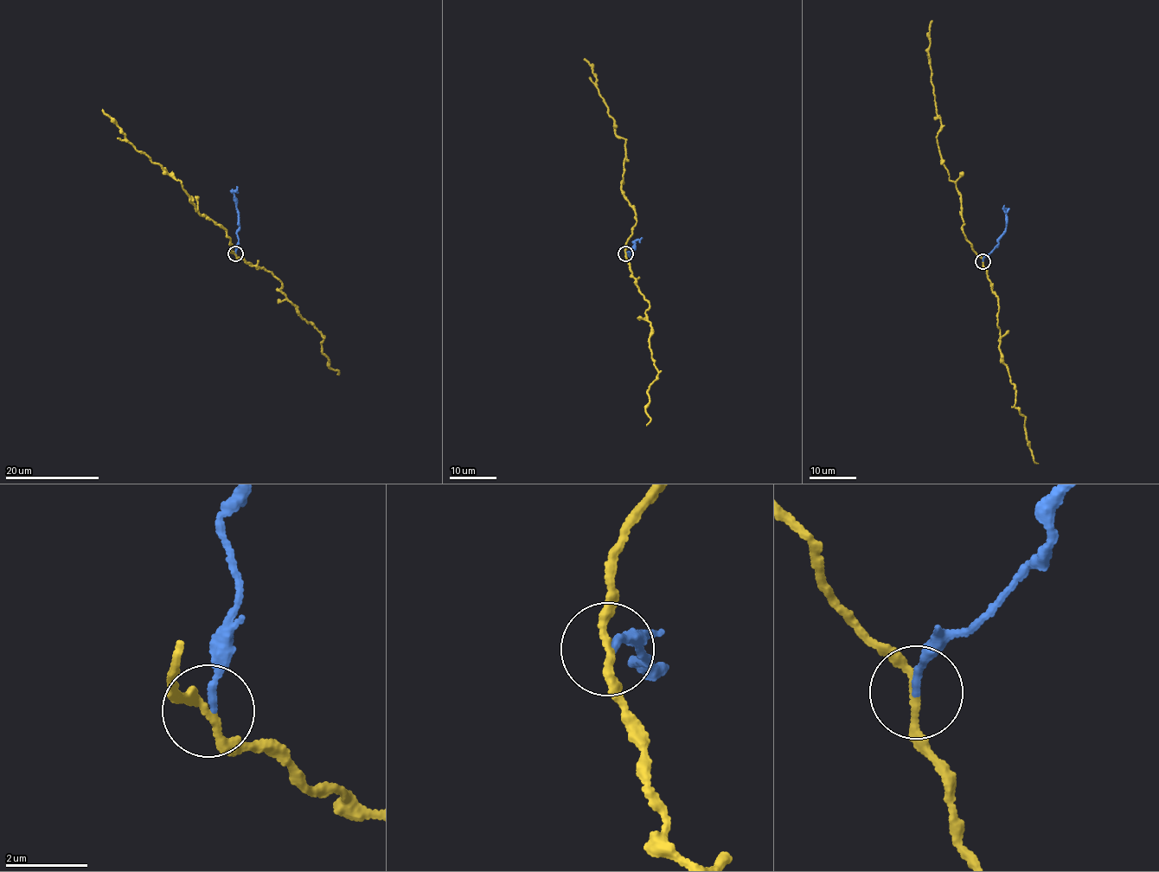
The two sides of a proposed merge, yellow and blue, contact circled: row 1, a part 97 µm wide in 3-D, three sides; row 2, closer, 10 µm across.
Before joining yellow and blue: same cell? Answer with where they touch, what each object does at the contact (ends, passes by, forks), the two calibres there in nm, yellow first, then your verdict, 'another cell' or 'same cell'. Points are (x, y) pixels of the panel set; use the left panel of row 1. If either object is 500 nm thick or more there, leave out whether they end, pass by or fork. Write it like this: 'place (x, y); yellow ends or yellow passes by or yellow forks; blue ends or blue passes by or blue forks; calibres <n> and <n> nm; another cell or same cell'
place (235, 253); yellow passes by; blue ends; calibres 160 and 150 nm; another cell

